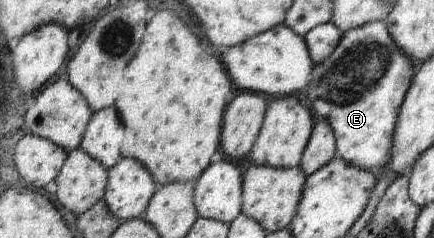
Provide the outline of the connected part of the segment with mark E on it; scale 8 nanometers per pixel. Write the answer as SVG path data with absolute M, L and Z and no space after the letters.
M384 21L369 22L342 33L329 57L313 66L308 83L310 94L314 94L312 110L332 127L338 158L365 171L389 165L396 119L414 76L414 65L396 46Z

